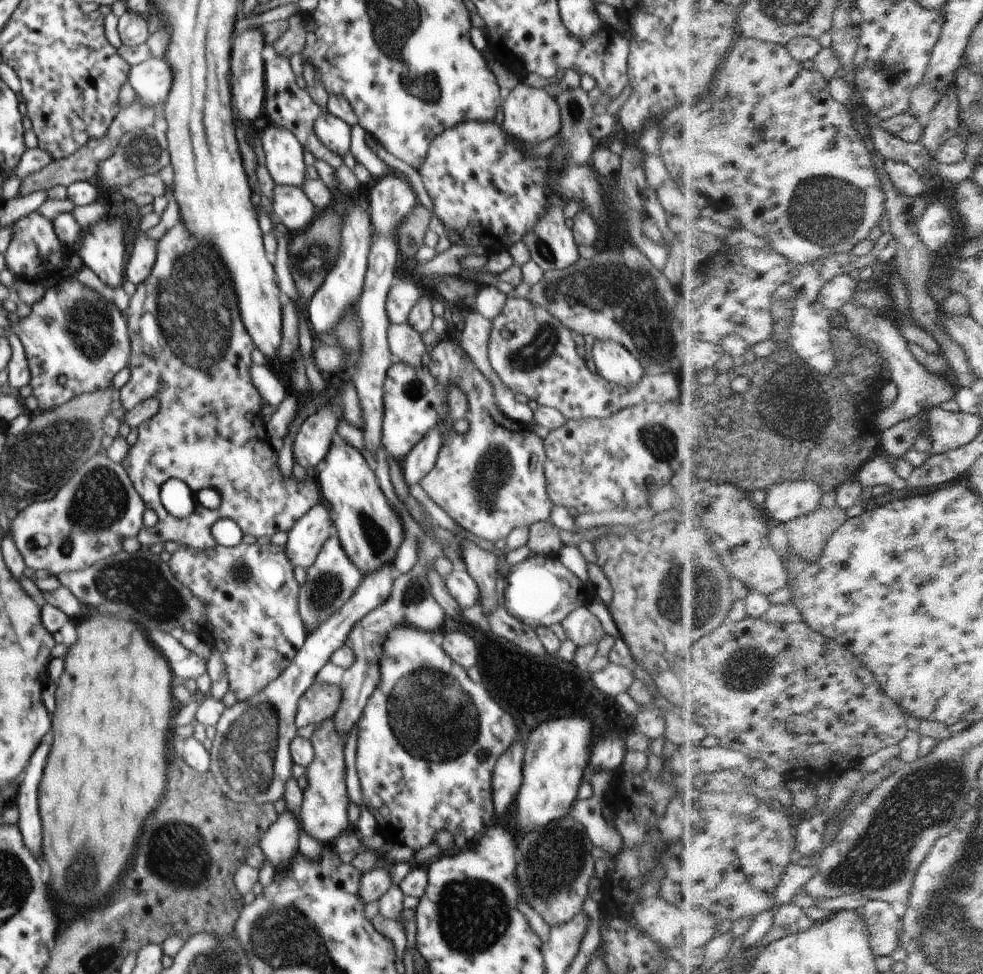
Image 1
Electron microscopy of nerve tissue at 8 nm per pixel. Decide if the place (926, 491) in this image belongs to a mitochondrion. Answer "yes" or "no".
no

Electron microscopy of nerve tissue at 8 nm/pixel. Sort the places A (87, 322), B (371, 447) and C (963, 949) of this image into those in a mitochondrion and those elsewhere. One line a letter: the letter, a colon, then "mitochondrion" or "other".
A: mitochondrion
B: other
C: mitochondrion

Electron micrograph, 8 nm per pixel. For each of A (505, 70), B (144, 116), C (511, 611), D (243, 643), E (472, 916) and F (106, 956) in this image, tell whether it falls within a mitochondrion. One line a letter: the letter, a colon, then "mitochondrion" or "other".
A: other
B: mitochondrion
C: other
D: other
E: mitochondrion
F: mitochondrion

